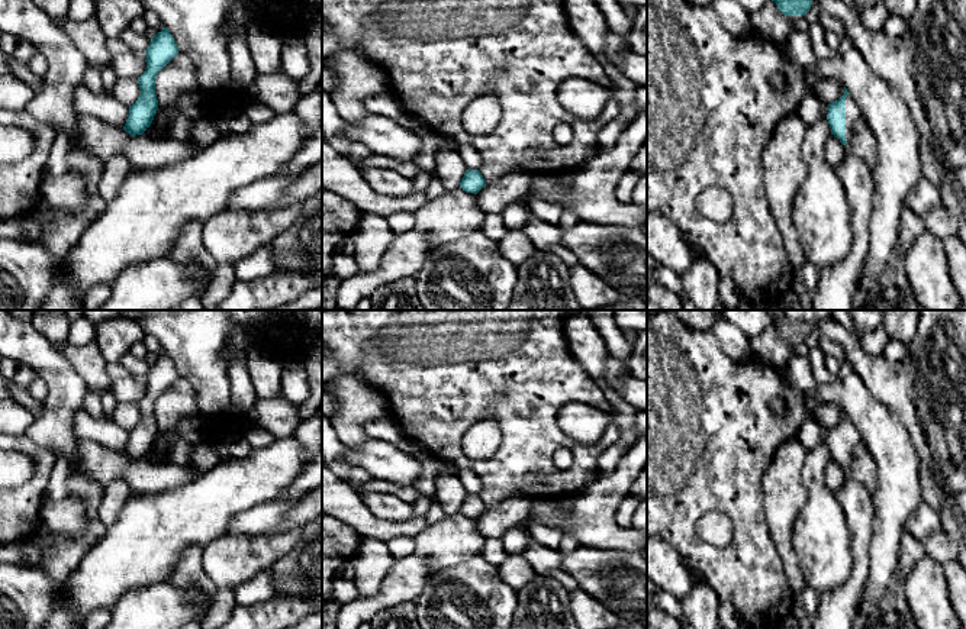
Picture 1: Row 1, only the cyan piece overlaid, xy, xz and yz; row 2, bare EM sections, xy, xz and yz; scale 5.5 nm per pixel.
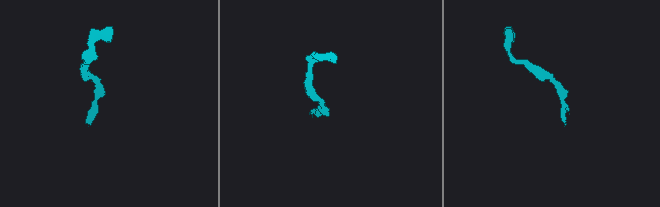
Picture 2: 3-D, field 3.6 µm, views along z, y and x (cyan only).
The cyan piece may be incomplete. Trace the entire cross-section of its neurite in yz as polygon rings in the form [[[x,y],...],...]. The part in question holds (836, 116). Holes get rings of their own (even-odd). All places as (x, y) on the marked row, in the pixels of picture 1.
[[[844,87],[844,94],[838,100],[828,104],[827,120],[831,128],[831,135],[838,138],[840,142],[844,145],[846,157],[851,155],[850,149],[851,128],[859,117],[860,117],[859,106]]]

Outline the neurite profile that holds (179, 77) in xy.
[[[178,52],[155,77],[158,107],[171,107],[187,93],[200,91],[206,97],[210,116],[228,117],[241,109],[241,101],[232,94],[207,94],[197,83],[194,64],[186,54]]]

